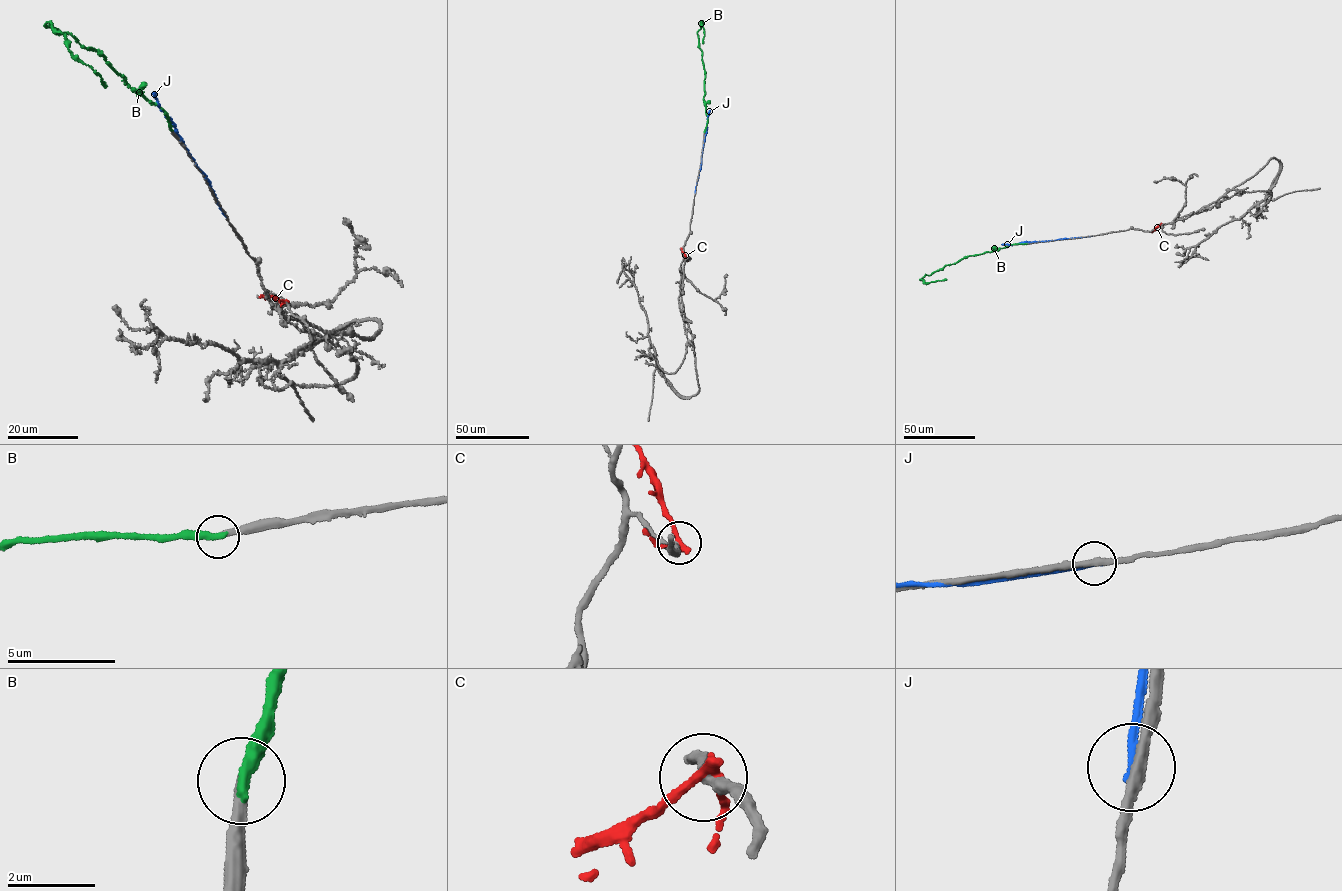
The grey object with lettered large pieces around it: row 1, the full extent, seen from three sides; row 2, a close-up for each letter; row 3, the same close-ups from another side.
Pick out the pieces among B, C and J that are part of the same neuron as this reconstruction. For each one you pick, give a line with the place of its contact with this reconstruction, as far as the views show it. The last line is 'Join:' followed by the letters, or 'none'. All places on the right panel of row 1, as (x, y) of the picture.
Join: none

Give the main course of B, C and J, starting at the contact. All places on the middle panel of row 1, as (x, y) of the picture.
B: (704, 132), (708, 120), (703, 99), (705, 71), (697, 32), (702, 21), (703, 44)
C: (687, 260), (681, 247)
J: (695, 194), (710, 110)

